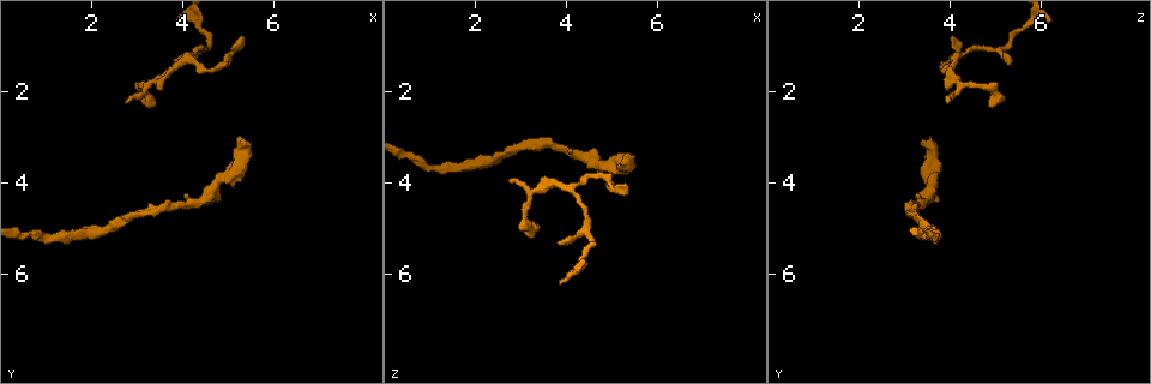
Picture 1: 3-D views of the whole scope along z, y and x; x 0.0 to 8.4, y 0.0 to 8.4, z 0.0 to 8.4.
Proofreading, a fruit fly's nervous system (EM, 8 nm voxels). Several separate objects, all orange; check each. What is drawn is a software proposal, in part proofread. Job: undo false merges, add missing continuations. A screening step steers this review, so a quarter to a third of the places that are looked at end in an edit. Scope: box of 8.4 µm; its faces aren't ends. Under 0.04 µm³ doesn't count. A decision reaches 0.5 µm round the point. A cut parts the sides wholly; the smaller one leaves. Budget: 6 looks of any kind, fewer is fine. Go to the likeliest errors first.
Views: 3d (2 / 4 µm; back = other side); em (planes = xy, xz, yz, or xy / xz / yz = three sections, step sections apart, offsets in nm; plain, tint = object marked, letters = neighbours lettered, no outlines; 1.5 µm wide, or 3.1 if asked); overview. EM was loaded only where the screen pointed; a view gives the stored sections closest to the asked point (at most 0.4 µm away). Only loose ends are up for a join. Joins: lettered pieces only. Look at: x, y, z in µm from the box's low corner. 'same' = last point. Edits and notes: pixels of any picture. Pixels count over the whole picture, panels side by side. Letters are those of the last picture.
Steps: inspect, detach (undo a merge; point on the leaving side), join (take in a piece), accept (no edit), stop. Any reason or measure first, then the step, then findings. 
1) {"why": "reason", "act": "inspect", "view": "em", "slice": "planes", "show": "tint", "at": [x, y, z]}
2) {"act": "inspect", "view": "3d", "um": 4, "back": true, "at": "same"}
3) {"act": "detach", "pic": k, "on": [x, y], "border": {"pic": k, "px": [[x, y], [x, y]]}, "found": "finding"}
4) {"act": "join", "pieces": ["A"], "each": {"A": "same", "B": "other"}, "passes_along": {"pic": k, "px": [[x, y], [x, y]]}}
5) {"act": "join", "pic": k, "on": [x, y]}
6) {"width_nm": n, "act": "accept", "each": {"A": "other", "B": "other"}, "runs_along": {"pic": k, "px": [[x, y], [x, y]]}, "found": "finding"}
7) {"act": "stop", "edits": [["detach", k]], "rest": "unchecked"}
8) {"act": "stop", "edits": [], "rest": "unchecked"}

{"why": "an open end", "act": "inspect", "view": "em", "slice": "xy", "step": 8, "show": "letters", "at": [5.25, 3.00, 3.40]}

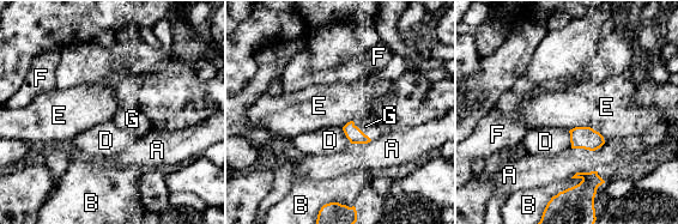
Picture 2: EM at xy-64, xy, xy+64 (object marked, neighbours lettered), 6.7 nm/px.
{"why": "another direction", "act": "inspect", "view": "em", "slice": "planes", "show": "letters", "at": "same"}

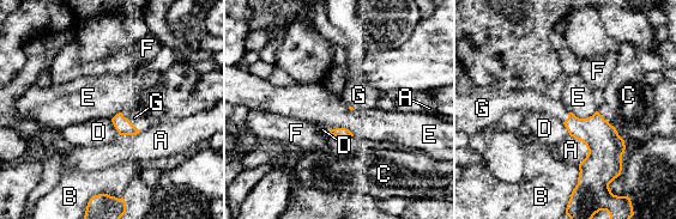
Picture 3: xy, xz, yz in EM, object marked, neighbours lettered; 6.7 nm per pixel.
{"act": "join", "pieces": ["G"], "each": {"A": "other", "B": "other", "C": "other", "D": "other", "E": "other", "F": "other", "G": "same"}, "found": "it goes on there"}

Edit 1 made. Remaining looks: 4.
{"act": "inspect", "view": "overview"}

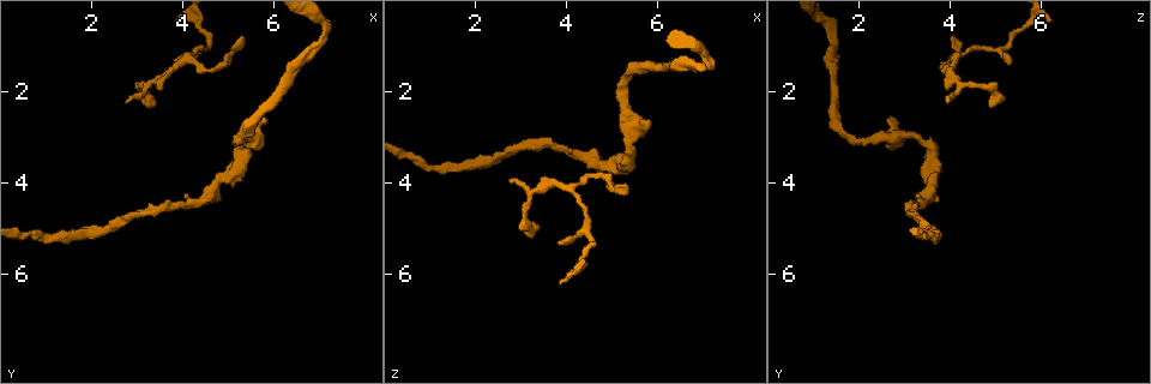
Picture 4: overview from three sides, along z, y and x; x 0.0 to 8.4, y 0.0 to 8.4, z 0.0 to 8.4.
{"why": "tapers out", "act": "inspect", "view": "3d", "um": 4, "at": [2.80, 2.25, 3.90]}

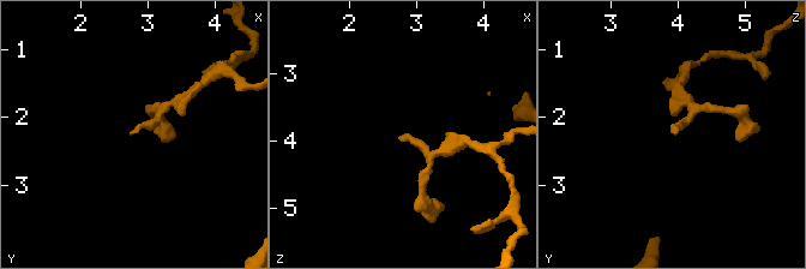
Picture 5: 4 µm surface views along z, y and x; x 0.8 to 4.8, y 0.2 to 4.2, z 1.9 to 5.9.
{"why": "need the tissue", "act": "inspect", "view": "em", "slice": "xy", "step": 4, "show": "tint", "at": [2.80, 2.20, 3.90]}

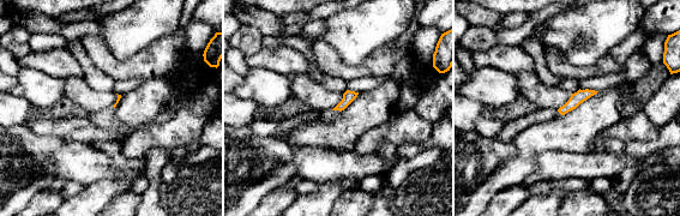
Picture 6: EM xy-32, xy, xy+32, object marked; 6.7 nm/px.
{"act": "inspect", "view": "em", "slice": "planes", "show": "letters", "at": "same"}

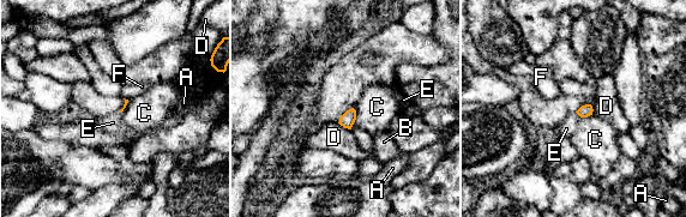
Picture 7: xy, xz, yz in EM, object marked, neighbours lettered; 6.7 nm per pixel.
{"act": "join", "pieces": ["E"], "each": {"A": "other", "B": "other", "C": "other", "D": "other", "E": "same", "F": "other"}, "passes_along": {"pic": 7, "px": [[585, 110], [578, 114], [566, 128]]}, "found": "the neuron continues"}

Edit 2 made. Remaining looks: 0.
{"act": "stop", "edits": [["join", 3], ["join", 7]], "rest": "unchecked"}

